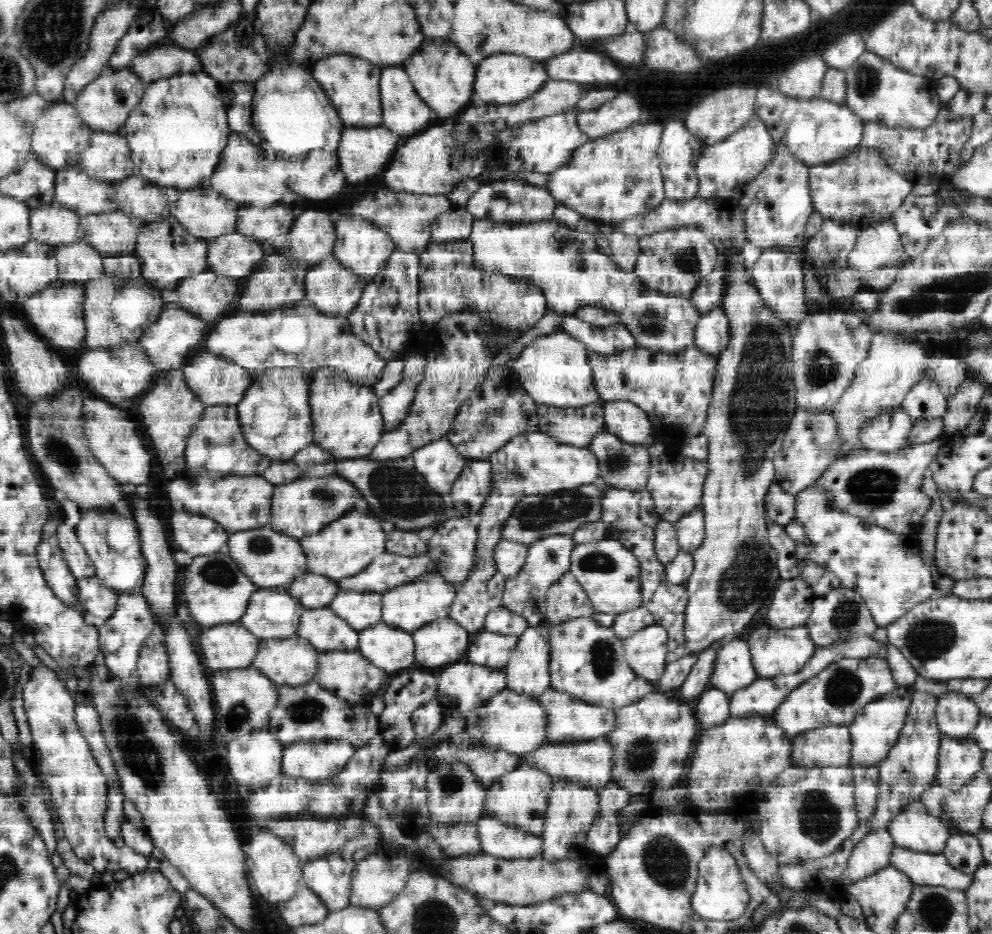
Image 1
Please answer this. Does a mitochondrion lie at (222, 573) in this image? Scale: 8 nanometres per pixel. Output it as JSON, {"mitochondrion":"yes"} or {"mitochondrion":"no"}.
{"mitochondrion":"yes"}

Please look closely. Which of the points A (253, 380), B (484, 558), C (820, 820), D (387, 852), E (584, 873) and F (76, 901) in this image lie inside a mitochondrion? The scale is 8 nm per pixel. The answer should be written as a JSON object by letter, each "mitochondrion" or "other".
{"A":"other","B":"other","C":"mitochondrion","D":"other","E":"other","F":"other"}

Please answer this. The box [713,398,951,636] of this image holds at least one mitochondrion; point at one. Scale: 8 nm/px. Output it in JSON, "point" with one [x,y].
{"point":[873,487]}

